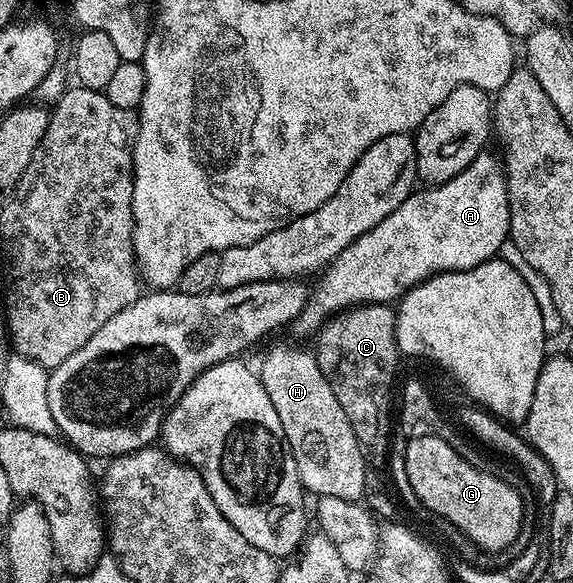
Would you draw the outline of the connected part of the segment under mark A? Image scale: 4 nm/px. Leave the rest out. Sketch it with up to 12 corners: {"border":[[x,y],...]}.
{"border":[[491,151],[421,188],[319,274],[294,320],[399,302],[509,240]]}

